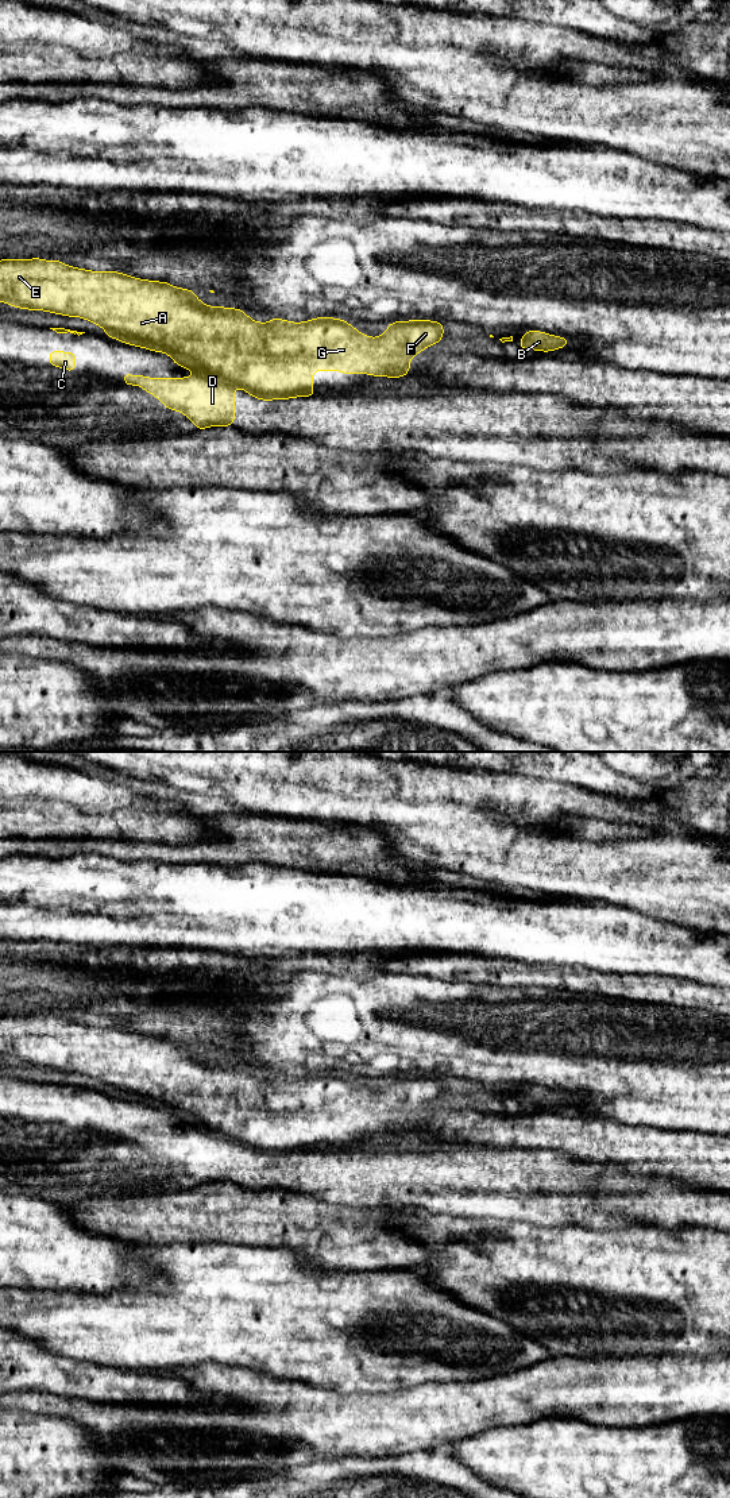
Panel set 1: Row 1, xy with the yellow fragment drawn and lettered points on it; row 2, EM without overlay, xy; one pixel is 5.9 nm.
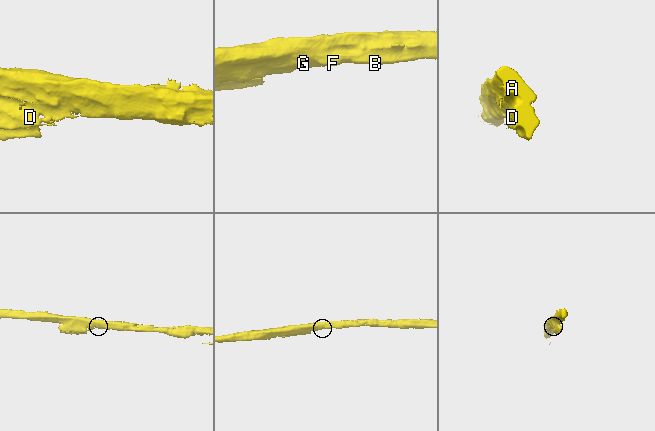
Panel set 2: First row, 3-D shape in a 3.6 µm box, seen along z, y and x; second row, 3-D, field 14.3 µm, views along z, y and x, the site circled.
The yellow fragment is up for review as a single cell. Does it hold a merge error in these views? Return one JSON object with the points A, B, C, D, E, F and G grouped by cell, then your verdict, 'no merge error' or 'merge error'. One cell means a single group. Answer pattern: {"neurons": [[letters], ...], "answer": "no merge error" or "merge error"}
{"neurons": [["A", "B", "C", "E", "F", "G"], ["D"]], "answer": "merge error"}

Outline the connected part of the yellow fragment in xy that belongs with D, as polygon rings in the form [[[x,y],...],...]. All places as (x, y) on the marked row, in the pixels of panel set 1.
[[[185,378],[159,399],[166,409],[185,414],[204,431],[209,426],[235,426],[235,386],[210,378]]]

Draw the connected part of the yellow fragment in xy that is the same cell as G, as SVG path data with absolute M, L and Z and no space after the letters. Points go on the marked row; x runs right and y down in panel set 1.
M30 258L30 259L0 259L0 302L11 305L13 308L26 310L42 310L54 314L80 317L101 327L108 339L116 339L123 344L135 345L139 348L146 348L148 351L167 354L175 366L181 366L185 370L193 370L197 372L196 377L185 378L210 378L215 382L229 383L243 389L248 395L259 401L275 401L275 399L291 399L298 397L314 397L317 393L313 390L313 371L339 371L341 374L368 374L370 377L386 377L386 378L403 378L410 372L410 359L422 352L425 348L440 343L444 339L444 323L433 320L399 320L387 324L387 329L383 335L376 337L370 337L359 332L348 321L336 317L314 317L312 320L294 323L279 317L273 317L267 323L259 323L248 317L248 314L237 308L224 306L209 306L200 301L194 293L196 290L189 290L185 287L175 287L170 282L150 281L131 277L120 271L92 271L86 269L78 269L62 263L59 259L45 260L43 258Z

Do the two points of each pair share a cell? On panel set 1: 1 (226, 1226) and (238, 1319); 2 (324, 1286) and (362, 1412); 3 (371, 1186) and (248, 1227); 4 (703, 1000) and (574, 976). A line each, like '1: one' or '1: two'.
1: two
2: two
3: two
4: one

